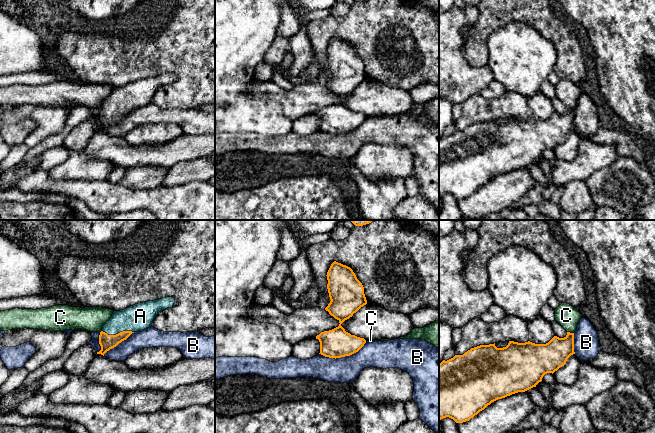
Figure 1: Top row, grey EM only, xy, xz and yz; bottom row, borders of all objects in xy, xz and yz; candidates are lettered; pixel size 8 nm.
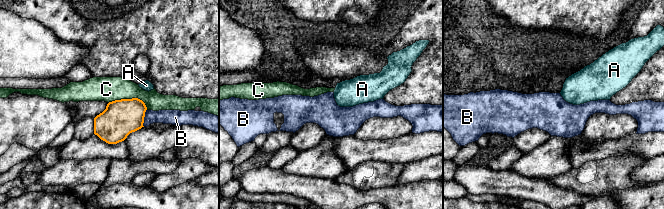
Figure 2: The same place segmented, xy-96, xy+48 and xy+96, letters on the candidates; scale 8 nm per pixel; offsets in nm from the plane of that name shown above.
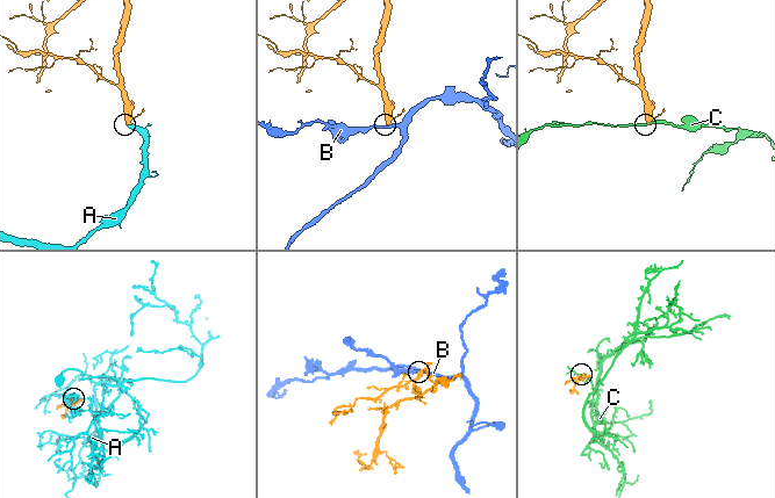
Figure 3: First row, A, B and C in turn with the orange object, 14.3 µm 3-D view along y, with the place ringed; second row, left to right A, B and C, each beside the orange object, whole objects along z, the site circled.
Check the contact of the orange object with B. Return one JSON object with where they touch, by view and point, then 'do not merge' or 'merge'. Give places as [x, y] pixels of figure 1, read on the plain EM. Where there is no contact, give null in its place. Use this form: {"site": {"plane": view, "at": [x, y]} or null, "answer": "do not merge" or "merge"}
{"site": {"plane": "xz", "at": [343, 132]}, "answer": "do not merge"}

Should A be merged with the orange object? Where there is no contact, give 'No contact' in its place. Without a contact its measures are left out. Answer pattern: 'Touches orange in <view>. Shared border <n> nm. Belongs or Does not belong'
Touches orange in xy. Shared border 260 nm. Belongs

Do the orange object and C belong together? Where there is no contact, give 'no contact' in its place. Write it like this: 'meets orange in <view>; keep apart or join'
meets orange in yz; keep apart

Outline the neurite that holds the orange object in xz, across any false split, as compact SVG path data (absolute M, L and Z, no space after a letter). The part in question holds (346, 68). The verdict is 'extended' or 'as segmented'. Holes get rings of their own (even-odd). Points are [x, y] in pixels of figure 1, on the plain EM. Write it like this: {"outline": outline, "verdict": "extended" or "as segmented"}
{"outline": "M334 37L327 48L327 65L330 79L325 84L339 97L339 102L316 112L320 118L321 131L341 134L358 128L366 119L364 114L346 108L341 100L367 80L364 63L353 46Z", "verdict": "as segmented"}

